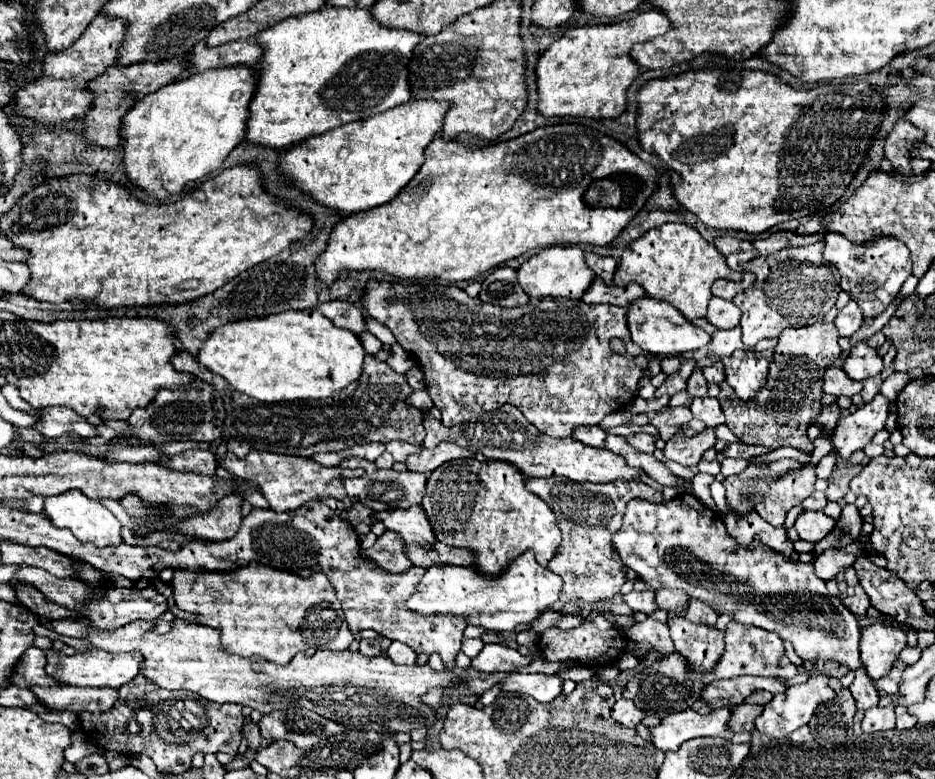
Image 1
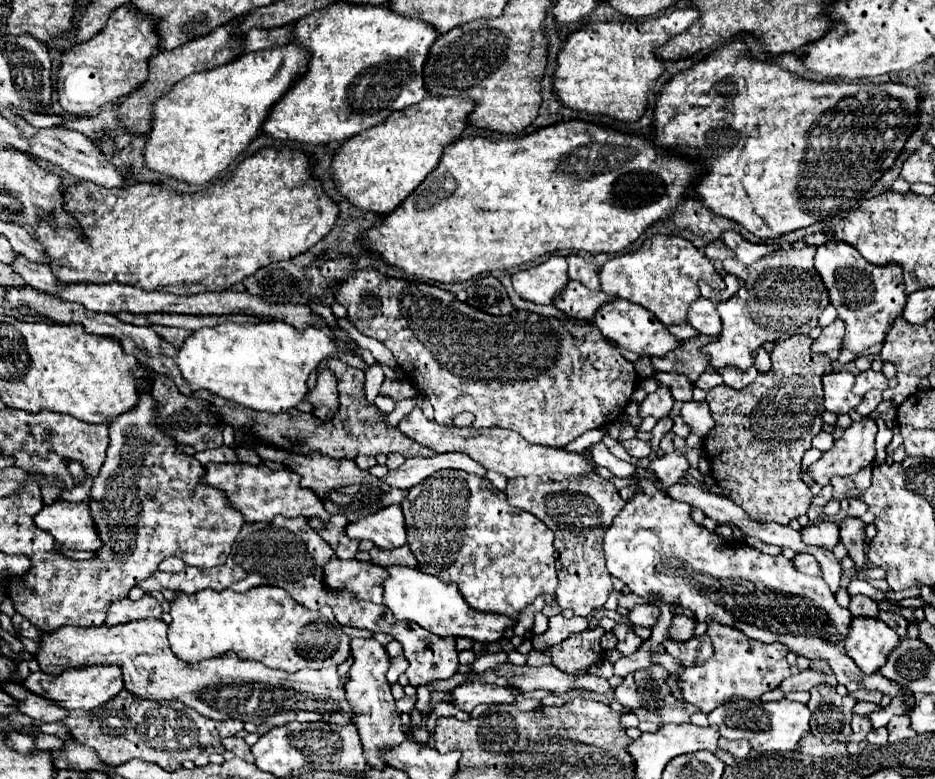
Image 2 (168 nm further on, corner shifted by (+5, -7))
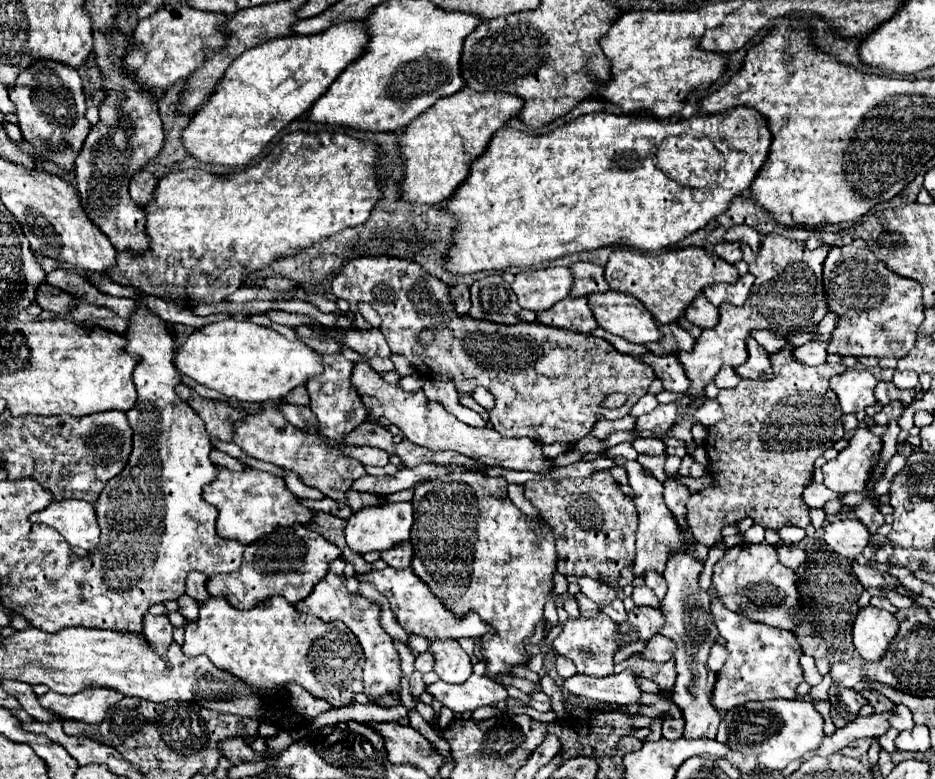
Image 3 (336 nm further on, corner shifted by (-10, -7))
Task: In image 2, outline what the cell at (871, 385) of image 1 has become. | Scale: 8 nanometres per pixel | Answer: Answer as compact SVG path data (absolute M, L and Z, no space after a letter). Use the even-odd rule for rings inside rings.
M871 390L871 392L867 392L867 394L863 396L861 404L859 404L855 410L857 410L861 416L869 416L871 412L875 412L875 408L879 406L879 402L881 402L881 392Z

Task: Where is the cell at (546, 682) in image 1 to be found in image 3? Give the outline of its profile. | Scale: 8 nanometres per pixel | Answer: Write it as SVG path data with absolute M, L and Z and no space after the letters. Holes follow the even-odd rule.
M472 674L462 684L446 684L438 680L436 684L426 686L426 690L434 694L436 700L440 700L444 706L458 714L474 712L480 706L496 706L498 702L504 702L508 698L504 686L486 676L476 674Z

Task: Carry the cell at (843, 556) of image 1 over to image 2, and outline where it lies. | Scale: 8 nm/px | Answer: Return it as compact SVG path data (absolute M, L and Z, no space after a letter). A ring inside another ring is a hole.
M795 554L795 558L791 560L799 572L809 574L809 576L821 576L821 568L819 562L811 556L811 554Z

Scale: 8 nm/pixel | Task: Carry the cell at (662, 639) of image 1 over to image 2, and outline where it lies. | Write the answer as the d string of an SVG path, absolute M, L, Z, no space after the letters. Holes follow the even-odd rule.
M715 620L707 622L707 636L715 646L715 656L701 666L683 668L683 664L679 664L669 654L653 654L653 662L663 666L669 674L681 668L681 692L685 700L701 708L701 712L705 714L709 714L713 708L717 708L719 704L725 704L731 698L759 700L765 692L779 688L779 684L791 676L791 668L785 658L789 648L785 644L779 644L779 642L763 644L763 642L751 640L741 630L733 626L725 626Z

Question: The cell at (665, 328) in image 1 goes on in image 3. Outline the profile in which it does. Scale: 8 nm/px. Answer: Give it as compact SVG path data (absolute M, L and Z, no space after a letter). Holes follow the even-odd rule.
M614 290L604 294L590 294L588 304L600 328L622 336L632 344L660 342L664 336L640 300L628 294L618 294Z

